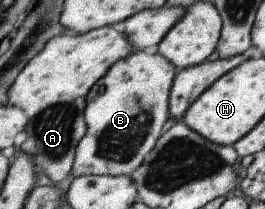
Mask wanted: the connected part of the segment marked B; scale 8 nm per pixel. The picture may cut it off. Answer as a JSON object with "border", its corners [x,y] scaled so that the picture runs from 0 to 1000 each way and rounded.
{"border":[[[498,244],[472,278],[434,292],[404,344],[336,426],[313,522],[325,636],[291,684],[272,809],[279,847],[306,837],[491,837],[532,785],[592,660],[634,555],[634,450],[660,364],[660,321],[600,254],[558,268],[532,244]]]}

